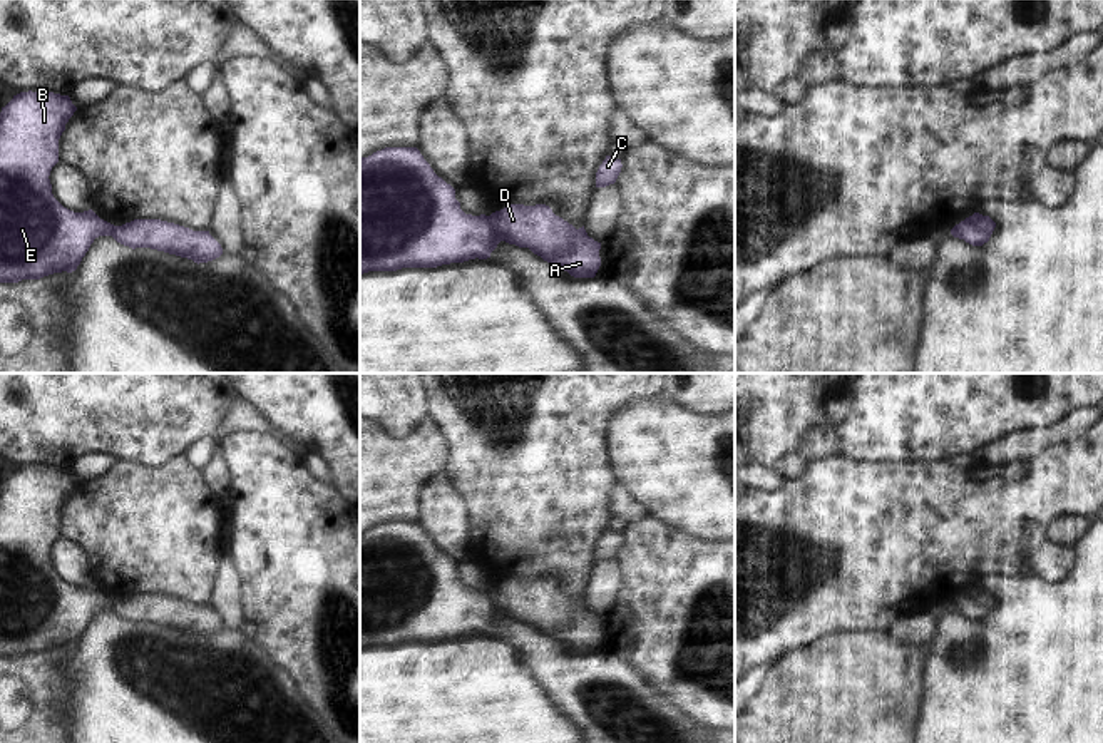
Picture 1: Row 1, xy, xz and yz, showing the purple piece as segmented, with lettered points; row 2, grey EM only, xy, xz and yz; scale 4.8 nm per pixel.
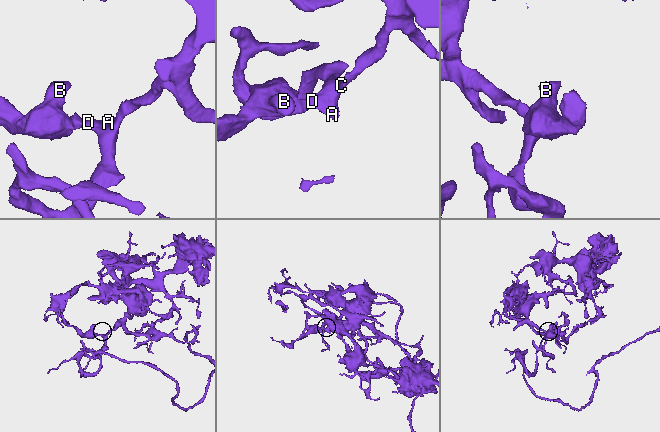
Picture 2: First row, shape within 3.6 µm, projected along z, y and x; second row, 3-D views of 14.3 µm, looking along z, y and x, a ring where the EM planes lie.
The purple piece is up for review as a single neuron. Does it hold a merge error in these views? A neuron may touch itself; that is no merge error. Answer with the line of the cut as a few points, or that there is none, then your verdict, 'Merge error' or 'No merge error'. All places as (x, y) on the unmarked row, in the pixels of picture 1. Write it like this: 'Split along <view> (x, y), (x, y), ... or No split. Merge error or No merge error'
Split along xz (486, 591), (501, 614). Merge error

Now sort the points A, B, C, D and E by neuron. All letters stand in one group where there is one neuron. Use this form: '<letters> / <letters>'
A C D / B E

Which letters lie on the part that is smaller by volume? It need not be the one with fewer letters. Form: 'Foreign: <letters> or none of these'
Foreign: B, E

